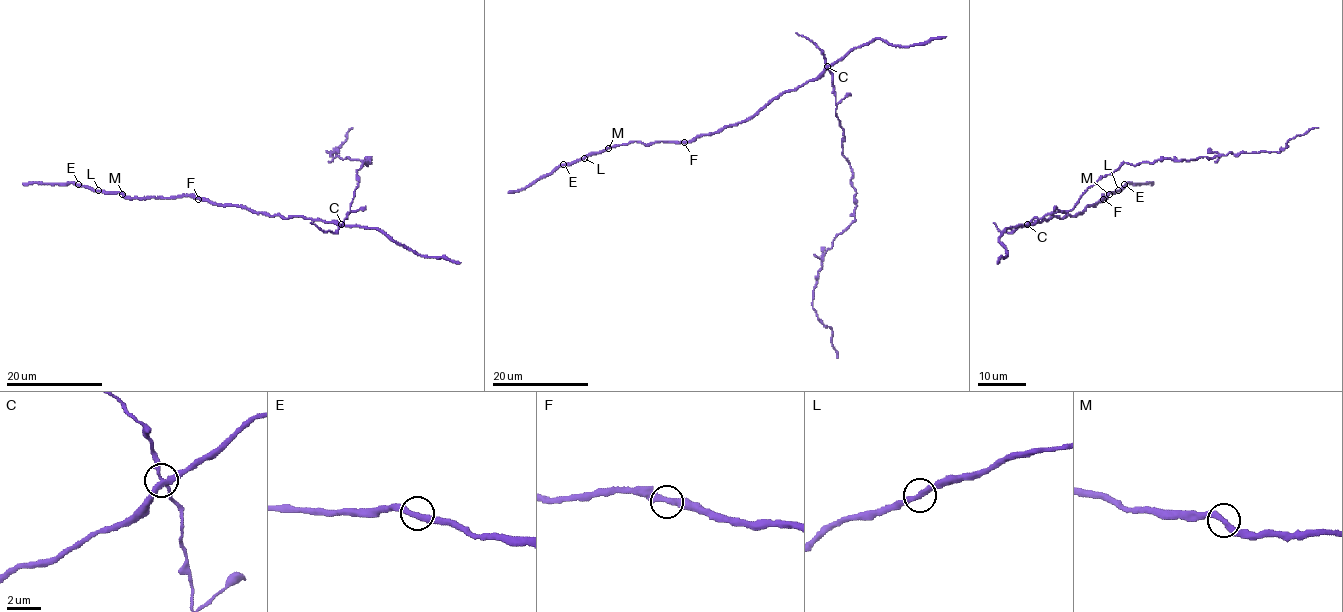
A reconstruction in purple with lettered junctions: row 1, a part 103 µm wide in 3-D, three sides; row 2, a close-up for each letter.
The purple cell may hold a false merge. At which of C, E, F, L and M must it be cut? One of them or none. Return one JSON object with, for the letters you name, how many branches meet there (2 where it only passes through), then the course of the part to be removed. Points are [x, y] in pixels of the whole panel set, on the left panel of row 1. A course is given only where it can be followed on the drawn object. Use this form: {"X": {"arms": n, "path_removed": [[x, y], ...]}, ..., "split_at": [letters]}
{"C": {"arms": 4, "path_removed": [[341, 224], [357, 188], [357, 171], [370, 162], [369, 159], [341, 159], [327, 152], [335, 150], [352, 127]]}, "split_at": ["C"]}

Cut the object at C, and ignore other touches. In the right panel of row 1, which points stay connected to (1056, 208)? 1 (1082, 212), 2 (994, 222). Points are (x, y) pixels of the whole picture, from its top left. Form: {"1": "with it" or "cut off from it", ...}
{"1": "cut off from it", "2": "with it"}

